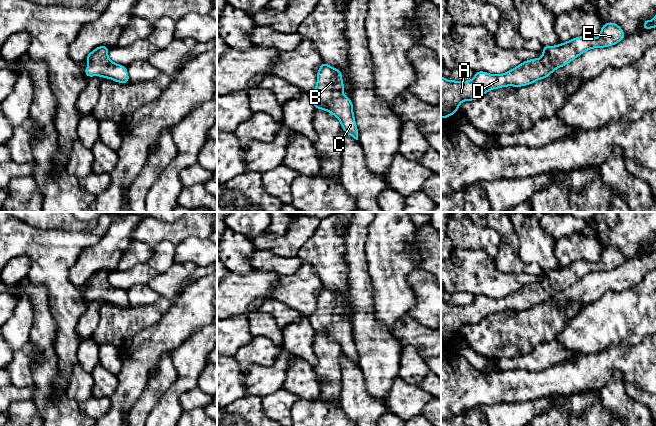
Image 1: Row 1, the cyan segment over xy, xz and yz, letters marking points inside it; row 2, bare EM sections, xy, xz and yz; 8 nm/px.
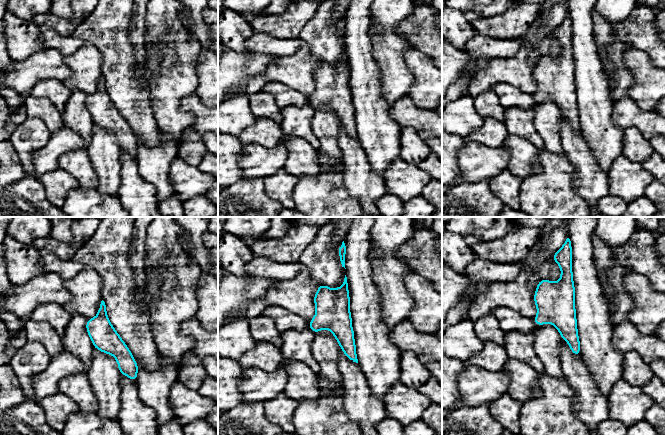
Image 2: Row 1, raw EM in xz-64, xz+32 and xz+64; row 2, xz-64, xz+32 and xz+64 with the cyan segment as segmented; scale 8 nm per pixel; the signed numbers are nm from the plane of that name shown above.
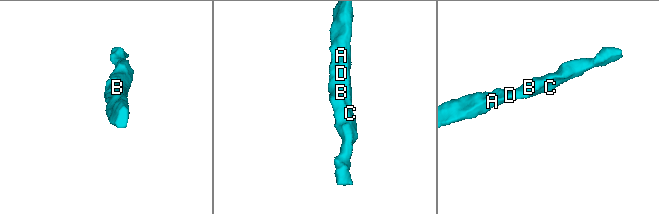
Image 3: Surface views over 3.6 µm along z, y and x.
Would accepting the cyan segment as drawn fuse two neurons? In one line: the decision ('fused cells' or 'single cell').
single cell

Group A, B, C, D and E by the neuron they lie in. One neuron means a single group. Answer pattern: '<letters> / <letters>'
A B C D E

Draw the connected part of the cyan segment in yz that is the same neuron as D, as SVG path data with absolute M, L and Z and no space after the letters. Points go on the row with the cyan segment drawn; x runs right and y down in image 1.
M607 22L601 26L597 38L578 36L556 46L543 46L541 58L526 60L506 73L494 75L476 71L474 78L469 81L449 81L441 76L441 119L458 111L462 101L477 100L488 91L501 87L530 85L549 77L553 71L567 65L585 51L613 46L625 37L618 24Z

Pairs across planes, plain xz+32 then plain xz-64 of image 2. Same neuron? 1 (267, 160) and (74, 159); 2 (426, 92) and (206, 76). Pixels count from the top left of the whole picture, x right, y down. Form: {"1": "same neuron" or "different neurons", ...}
{"1": "different neurons", "2": "same neuron"}

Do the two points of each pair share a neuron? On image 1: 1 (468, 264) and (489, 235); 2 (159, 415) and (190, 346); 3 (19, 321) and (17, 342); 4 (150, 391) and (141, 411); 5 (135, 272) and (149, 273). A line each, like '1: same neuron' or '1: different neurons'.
1: different neurons
2: same neuron
3: same neuron
4: same neuron
5: same neuron

